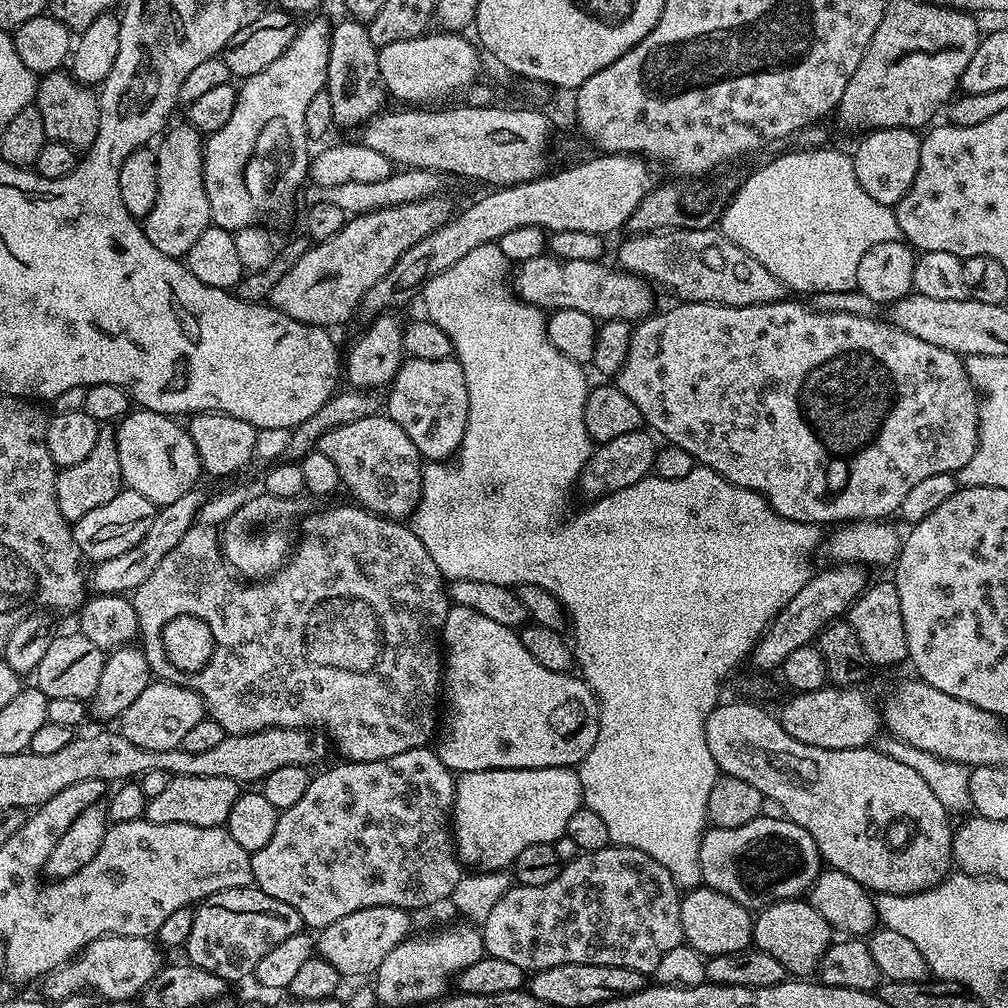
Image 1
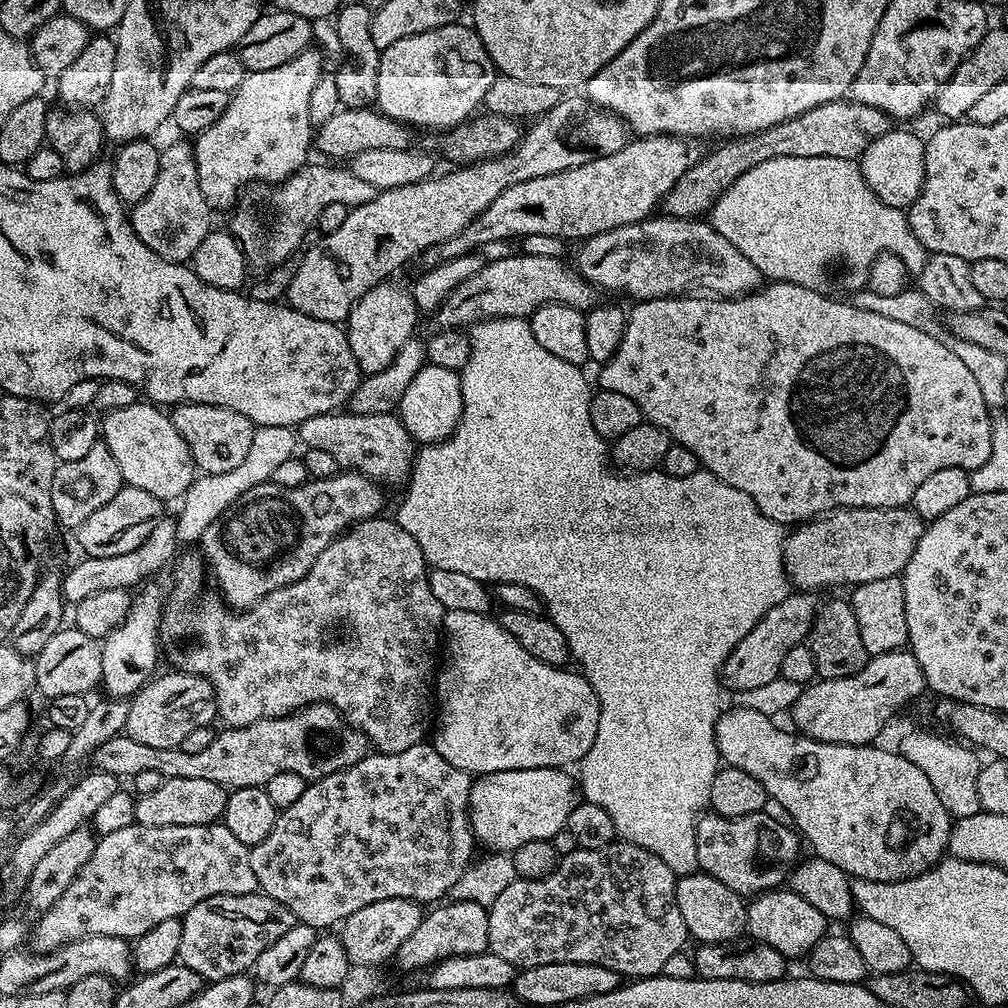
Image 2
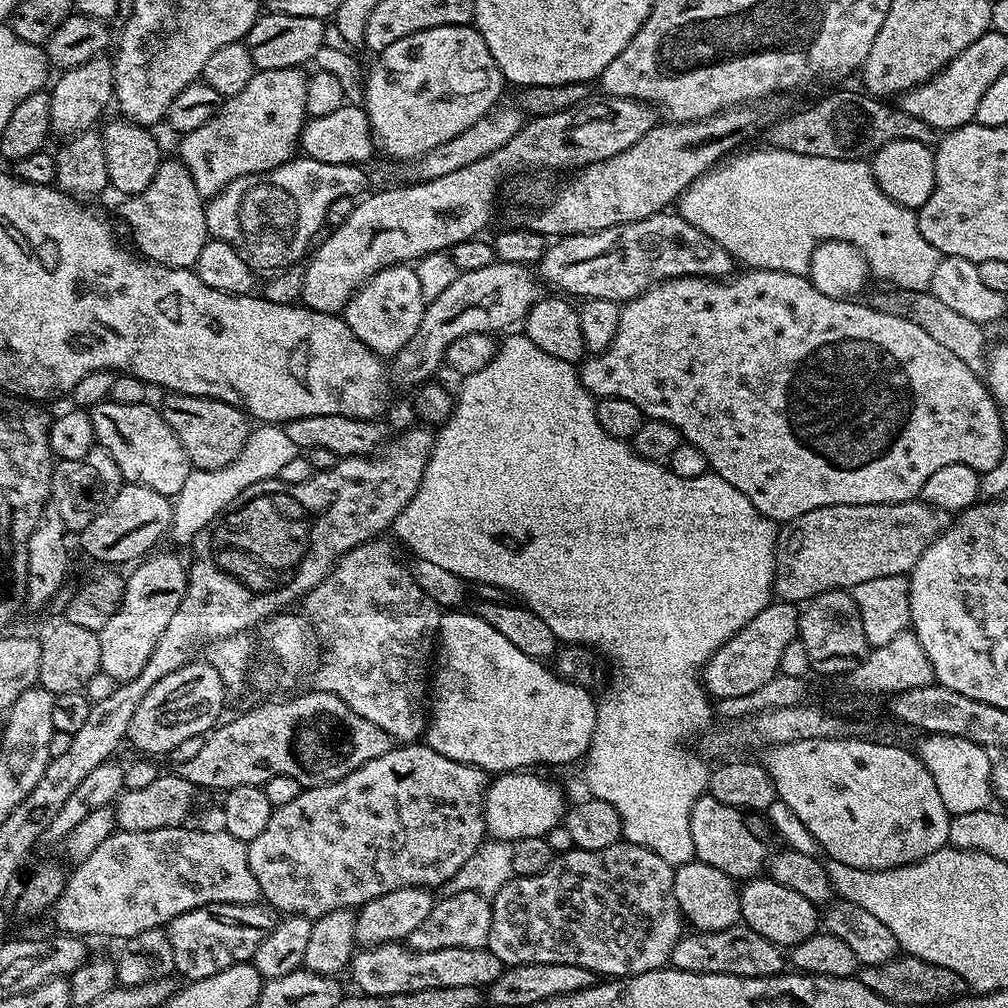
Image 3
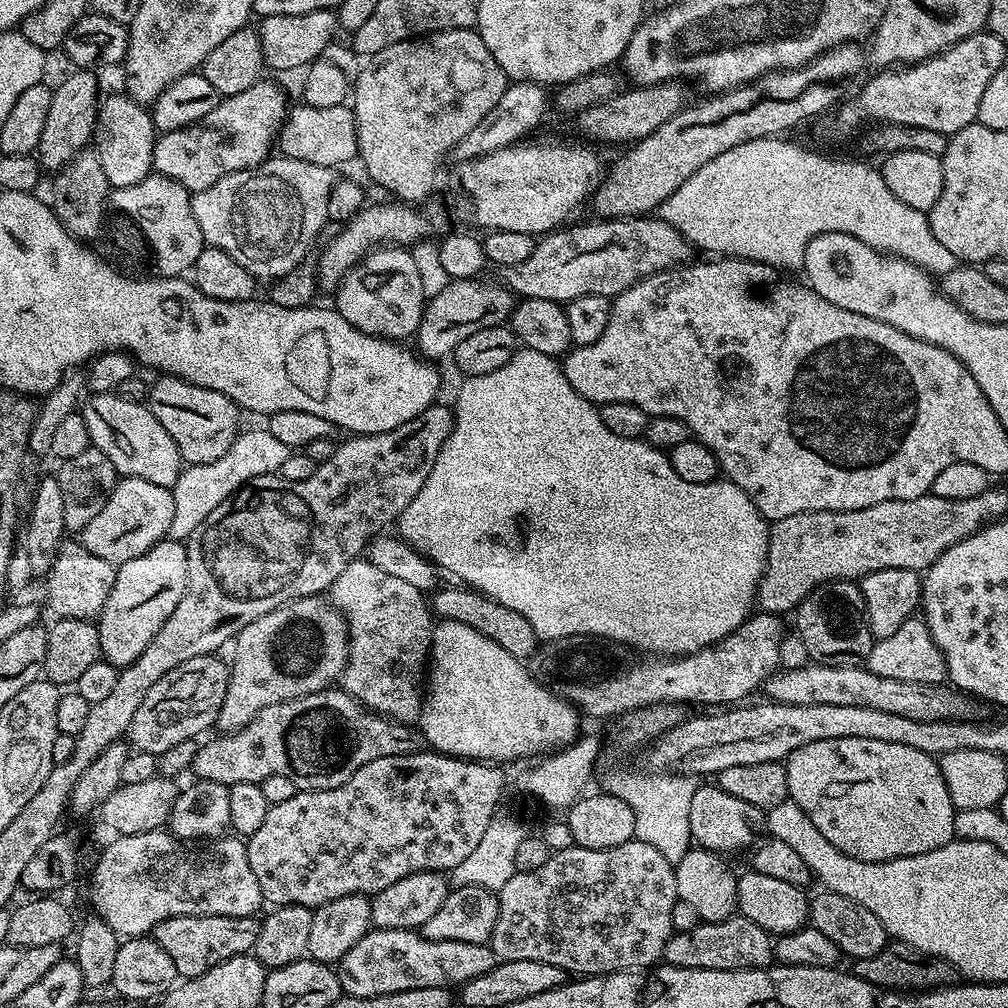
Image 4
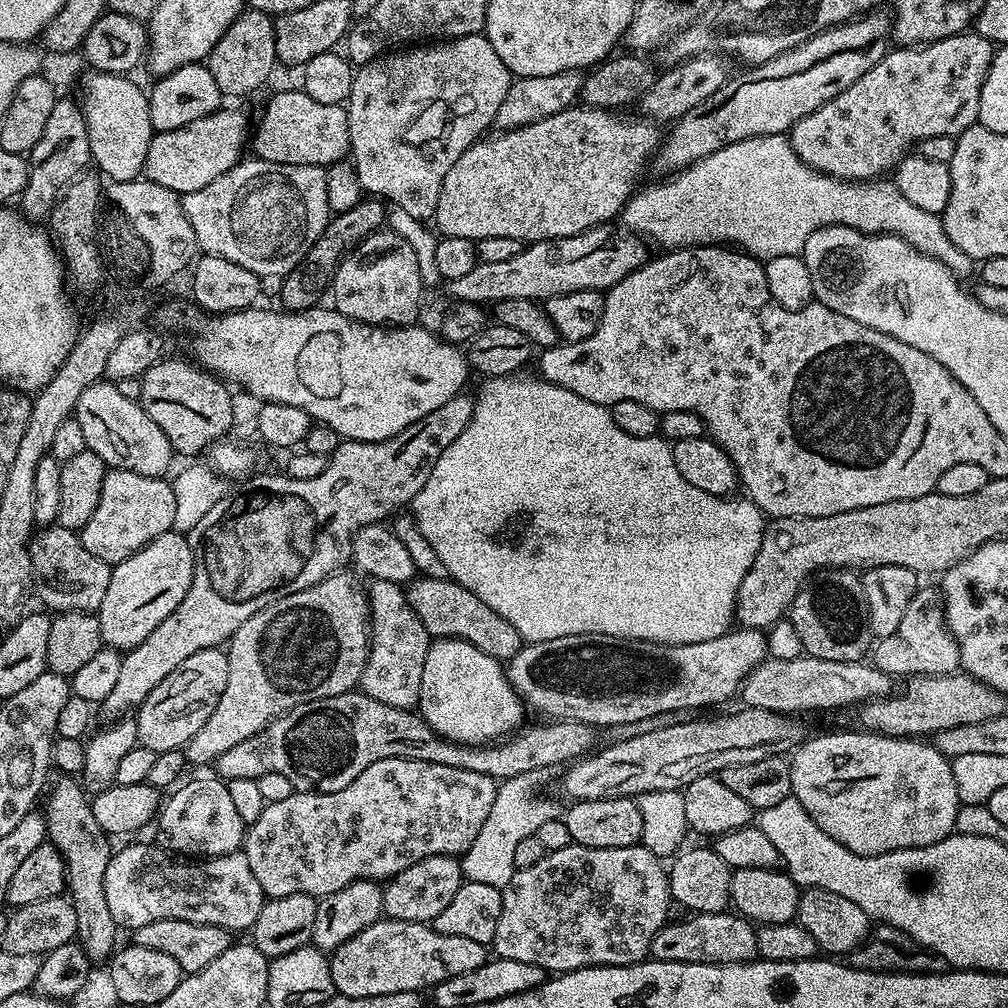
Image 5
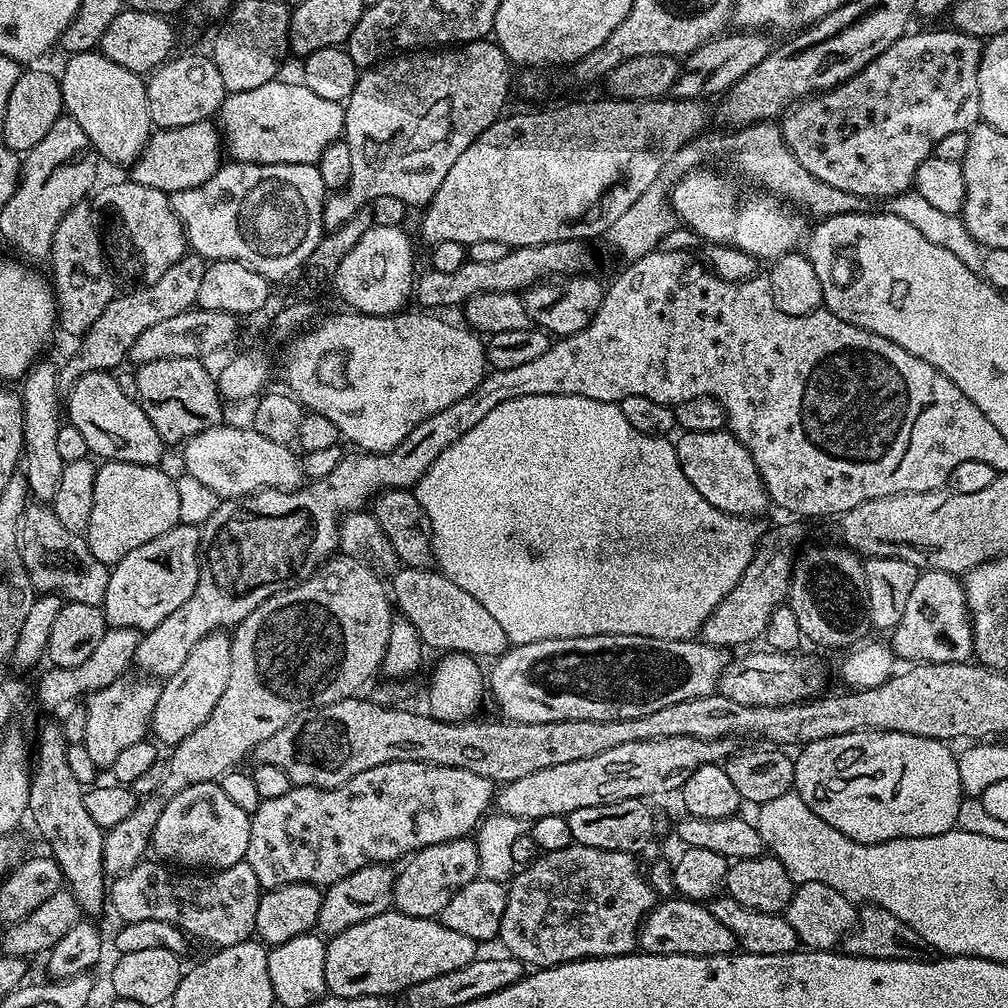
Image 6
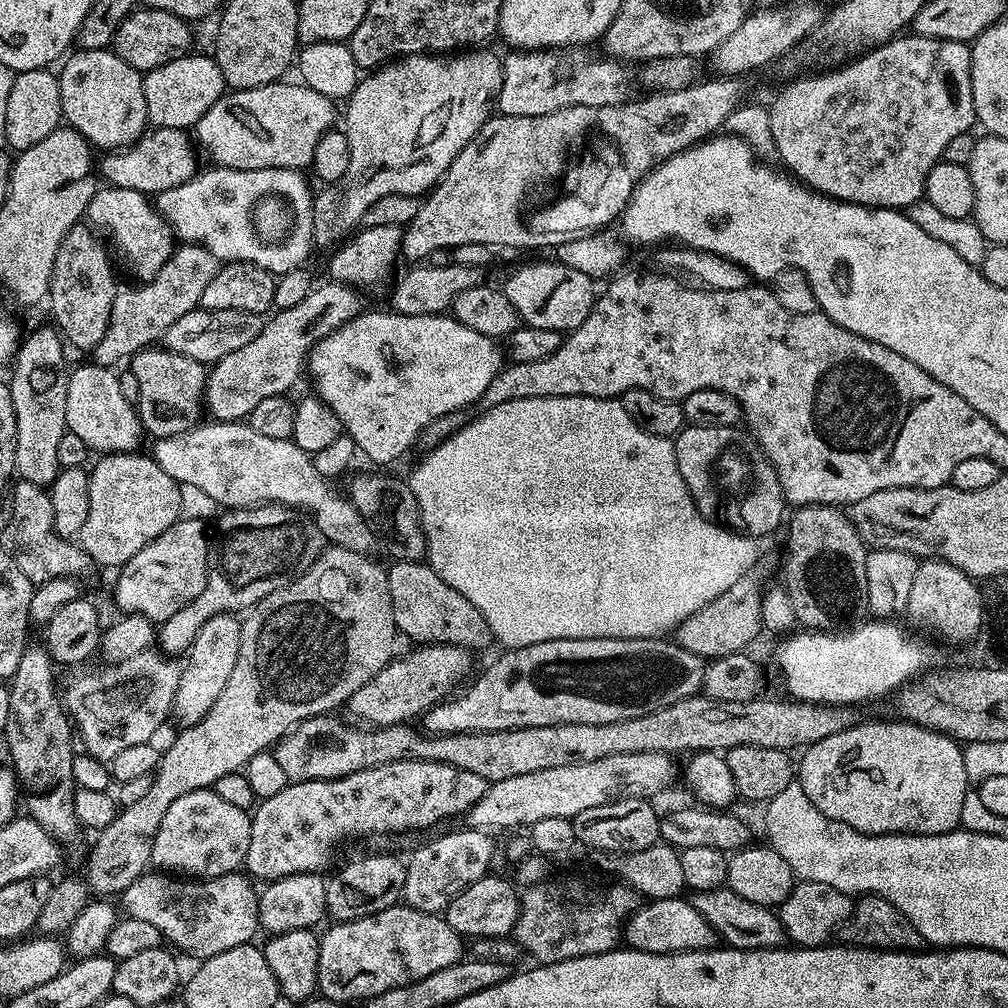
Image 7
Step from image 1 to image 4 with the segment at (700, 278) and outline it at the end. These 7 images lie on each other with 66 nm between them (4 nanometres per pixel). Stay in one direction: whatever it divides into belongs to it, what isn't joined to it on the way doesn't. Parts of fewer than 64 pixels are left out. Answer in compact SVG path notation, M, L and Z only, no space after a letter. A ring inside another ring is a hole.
M596 218L593 221L593 224L561 226L539 237L534 254L526 262L503 269L504 287L525 300L546 298L567 302L586 294L615 298L642 278L683 266L693 259L694 248L688 239L665 220Z

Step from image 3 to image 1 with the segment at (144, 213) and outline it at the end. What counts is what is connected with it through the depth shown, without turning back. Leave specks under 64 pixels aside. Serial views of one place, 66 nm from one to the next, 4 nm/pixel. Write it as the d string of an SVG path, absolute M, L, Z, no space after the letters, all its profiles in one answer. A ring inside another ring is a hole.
M187 122L169 127L155 149L158 162L158 202L150 214L143 217L142 227L146 238L162 254L177 258L187 257L190 246L198 242L202 230L212 224L210 198L206 198L204 181L205 137Z

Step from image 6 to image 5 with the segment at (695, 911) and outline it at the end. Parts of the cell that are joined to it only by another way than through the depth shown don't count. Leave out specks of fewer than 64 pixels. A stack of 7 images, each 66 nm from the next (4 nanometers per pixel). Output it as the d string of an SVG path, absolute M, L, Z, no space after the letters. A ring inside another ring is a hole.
M732 910L698 912L685 915L685 917L685 920L673 919L664 924L662 930L658 930L658 934L654 934L650 953L651 959L662 962L694 962L695 964L741 964L747 960L757 959L759 953L758 938L753 921L745 920L743 916Z

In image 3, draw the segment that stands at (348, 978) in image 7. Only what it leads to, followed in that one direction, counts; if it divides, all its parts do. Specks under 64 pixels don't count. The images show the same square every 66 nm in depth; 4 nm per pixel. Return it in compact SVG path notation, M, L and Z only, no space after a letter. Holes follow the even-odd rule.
M407 943L379 944L373 948L361 947L352 957L350 973L359 991L366 996L385 996L386 994L410 994L418 990L434 990L438 986L474 986L487 989L504 972L505 965L487 948L463 948L450 946L450 950L426 950L415 952Z

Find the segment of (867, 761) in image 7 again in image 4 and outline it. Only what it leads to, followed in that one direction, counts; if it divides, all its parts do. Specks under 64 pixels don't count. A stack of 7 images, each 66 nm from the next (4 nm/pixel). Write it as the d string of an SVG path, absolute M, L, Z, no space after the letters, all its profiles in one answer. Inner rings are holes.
M874 738L810 742L810 746L802 746L788 755L784 769L789 797L814 822L825 845L842 850L850 858L886 862L926 854L946 846L956 836L954 818L958 809L952 804L950 790L946 790L940 761L922 750L914 750L914 746L898 746L898 742L878 742Z

